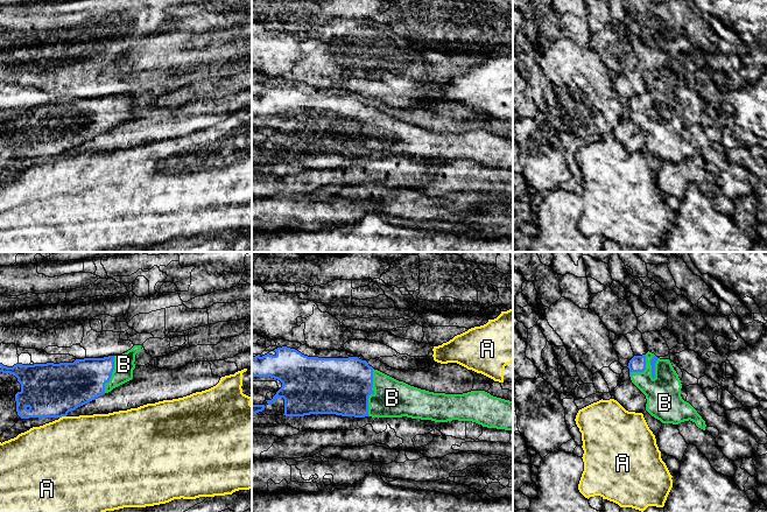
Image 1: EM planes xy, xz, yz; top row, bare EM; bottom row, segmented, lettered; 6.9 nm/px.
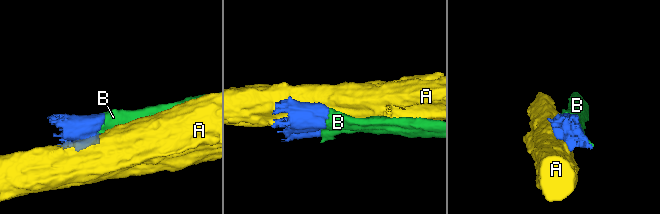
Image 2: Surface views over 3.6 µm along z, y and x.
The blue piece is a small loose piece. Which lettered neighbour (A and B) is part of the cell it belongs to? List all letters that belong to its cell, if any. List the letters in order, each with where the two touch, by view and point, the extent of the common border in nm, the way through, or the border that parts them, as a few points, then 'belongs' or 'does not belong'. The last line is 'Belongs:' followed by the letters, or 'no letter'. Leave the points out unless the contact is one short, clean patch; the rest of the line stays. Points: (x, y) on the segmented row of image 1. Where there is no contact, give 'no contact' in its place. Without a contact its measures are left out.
A: contact xy (62, 415); length 50 nm; border xy (65, 415), (60, 418); does not belong
B: contact xz (373, 392); length 340 nm; belongs
Belongs: B

